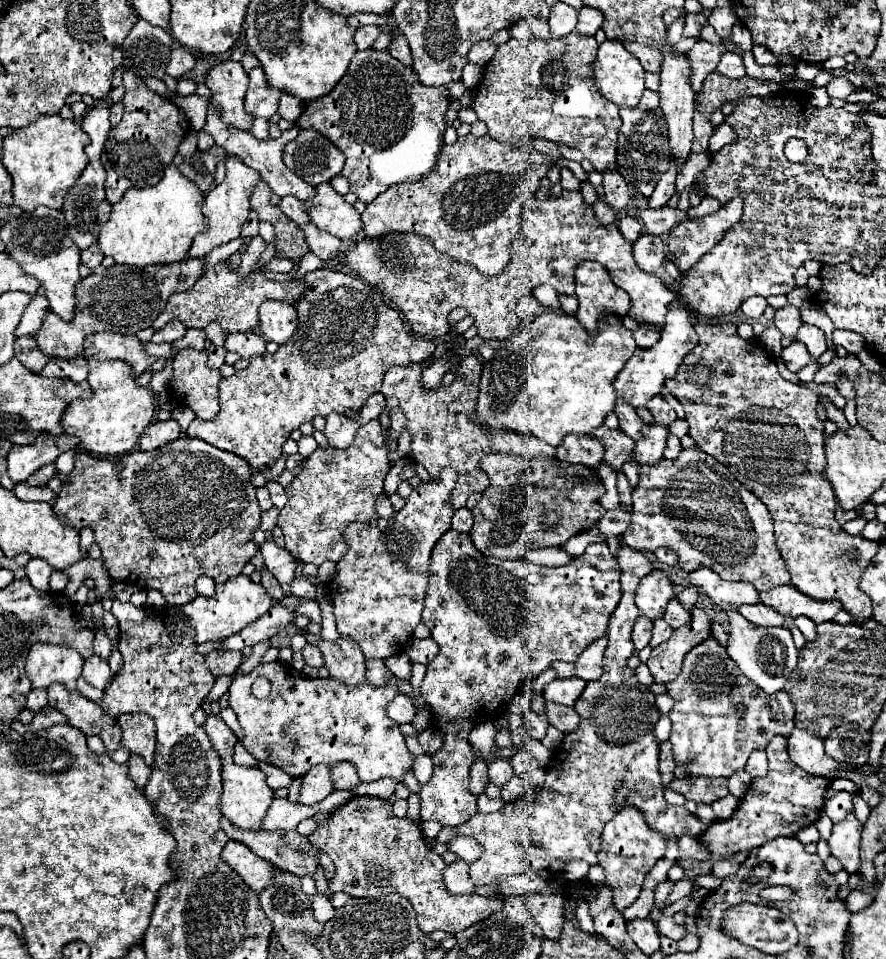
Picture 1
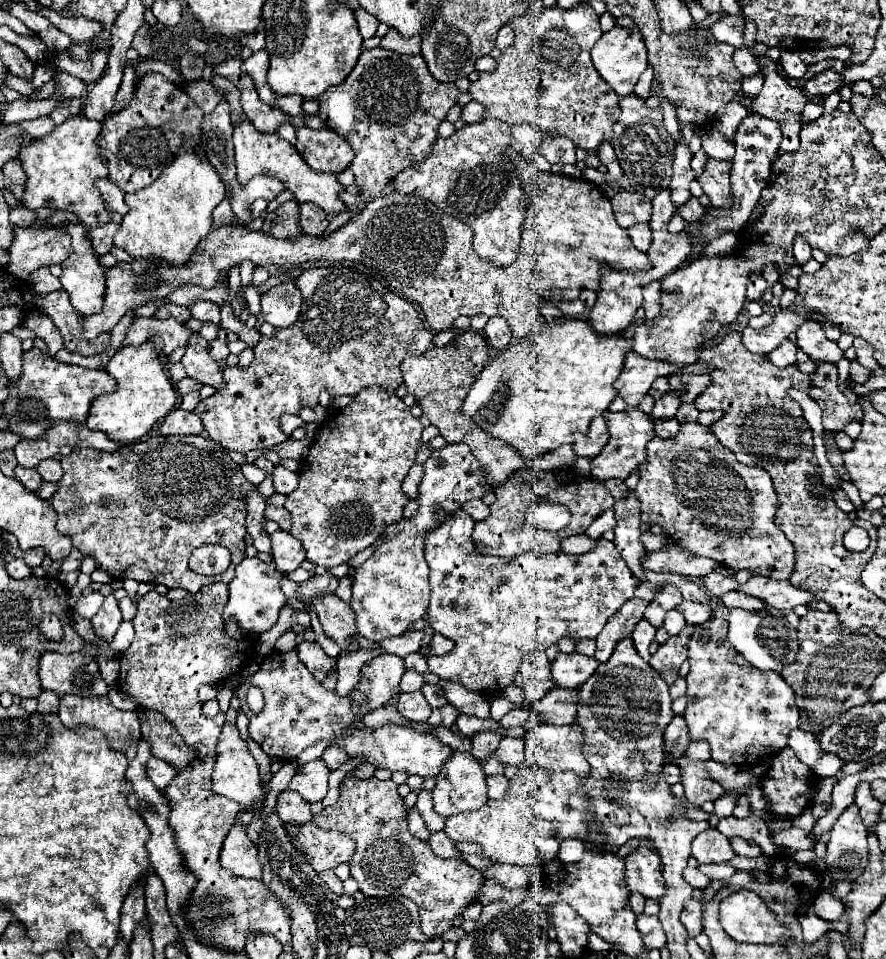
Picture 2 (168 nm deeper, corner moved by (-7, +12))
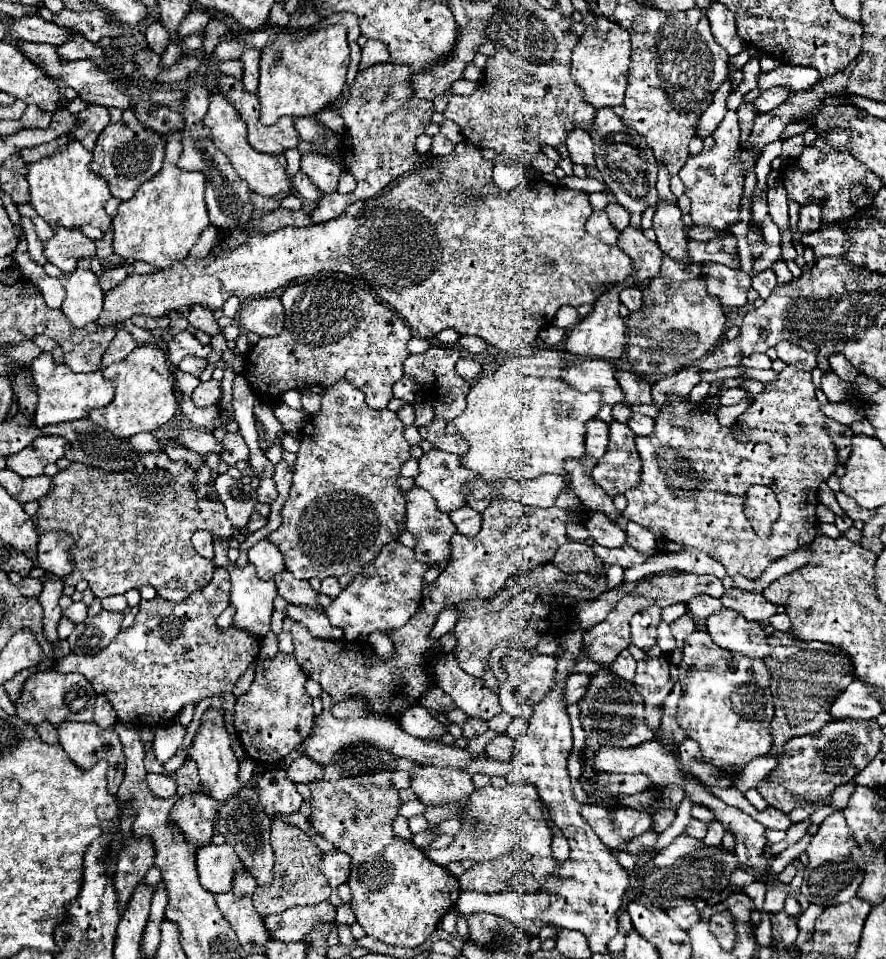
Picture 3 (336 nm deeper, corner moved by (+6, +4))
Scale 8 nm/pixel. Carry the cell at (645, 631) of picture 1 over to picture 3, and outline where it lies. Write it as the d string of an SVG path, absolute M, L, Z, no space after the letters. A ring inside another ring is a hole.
M623 649L623 651L617 655L617 659L609 665L609 669L611 669L617 677L633 681L633 675L635 675L635 659L633 659L633 655L629 653L629 649Z

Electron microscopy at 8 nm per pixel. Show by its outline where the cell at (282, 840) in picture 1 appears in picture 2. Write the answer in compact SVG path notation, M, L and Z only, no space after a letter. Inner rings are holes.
M314 823L300 825L294 843L306 849L310 855L310 865L318 873L334 869L340 863L348 863L356 851L354 839L338 831L324 831Z

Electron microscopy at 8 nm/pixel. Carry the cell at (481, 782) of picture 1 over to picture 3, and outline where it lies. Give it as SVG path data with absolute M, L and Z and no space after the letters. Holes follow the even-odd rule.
M469 717L467 723L465 723L461 729L463 729L463 737L465 737L465 739L475 739L475 737L483 735L489 727L487 727L487 723L485 723L483 719L473 719L473 717Z

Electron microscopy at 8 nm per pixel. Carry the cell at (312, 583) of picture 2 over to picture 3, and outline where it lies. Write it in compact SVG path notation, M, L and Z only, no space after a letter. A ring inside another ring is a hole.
M327 577L327 579L321 581L321 589L319 589L319 593L329 595L329 597L335 597L335 595L341 593L341 585L339 585L339 581L337 581L335 577Z

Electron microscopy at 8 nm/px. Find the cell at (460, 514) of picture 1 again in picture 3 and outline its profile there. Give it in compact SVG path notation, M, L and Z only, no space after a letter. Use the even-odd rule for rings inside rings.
M461 507L449 513L451 521L455 523L457 531L463 535L477 535L481 529L481 513L473 511L471 507Z

